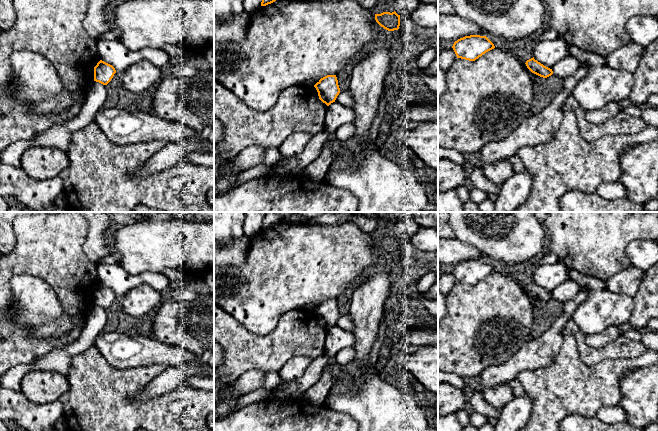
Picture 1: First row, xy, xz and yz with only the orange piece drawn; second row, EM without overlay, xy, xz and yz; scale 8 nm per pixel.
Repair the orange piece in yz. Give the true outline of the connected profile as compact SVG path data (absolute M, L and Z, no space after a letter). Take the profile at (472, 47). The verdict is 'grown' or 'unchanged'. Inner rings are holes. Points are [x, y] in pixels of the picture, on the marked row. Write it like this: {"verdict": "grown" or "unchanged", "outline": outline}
{"verdict": "unchanged", "outline": "M470 35L455 41L452 48L457 58L475 61L495 46L486 36Z"}

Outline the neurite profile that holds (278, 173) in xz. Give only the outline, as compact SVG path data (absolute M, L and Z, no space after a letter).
M272 168L268 177L275 179L286 179L291 176L299 175L304 173L304 169L297 169L293 171L286 170L284 168Z

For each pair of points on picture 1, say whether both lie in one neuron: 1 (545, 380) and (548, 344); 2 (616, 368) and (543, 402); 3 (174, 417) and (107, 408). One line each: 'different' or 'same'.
1: different
2: same
3: same

